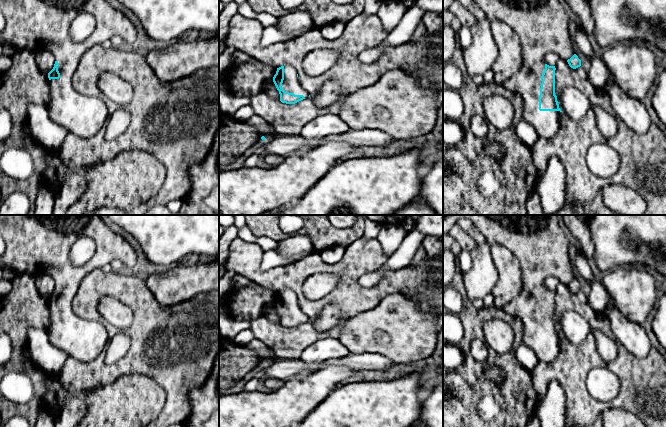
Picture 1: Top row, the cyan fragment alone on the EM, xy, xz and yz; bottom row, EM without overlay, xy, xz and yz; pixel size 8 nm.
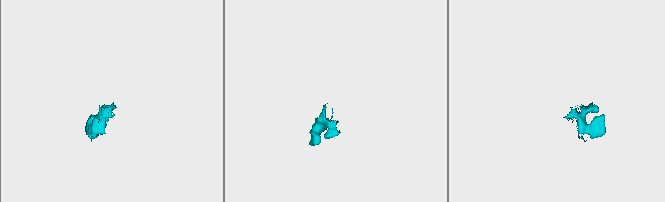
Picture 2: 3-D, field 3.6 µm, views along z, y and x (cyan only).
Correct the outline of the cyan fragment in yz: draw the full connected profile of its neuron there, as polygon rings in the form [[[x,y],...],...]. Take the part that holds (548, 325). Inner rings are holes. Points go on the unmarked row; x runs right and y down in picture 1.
[[[443,215],[443,234],[448,234],[462,218],[471,220],[485,237],[483,244],[476,245],[470,251],[472,268],[467,273],[463,273],[462,276],[467,297],[471,301],[483,298],[486,294],[492,293],[492,288],[497,283],[498,272],[491,255],[491,246],[501,245],[510,250],[520,262],[522,289],[516,298],[502,308],[510,316],[520,319],[523,324],[523,343],[535,352],[539,361],[551,363],[559,354],[560,337],[562,335],[555,319],[556,292],[544,287],[544,279],[548,276],[555,276],[565,283],[571,292],[576,293],[581,290],[581,284],[575,278],[576,271],[572,262],[572,246],[559,226],[558,215]]]

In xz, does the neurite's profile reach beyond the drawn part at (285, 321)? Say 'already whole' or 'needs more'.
needs more

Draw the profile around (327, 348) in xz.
[[[324,337],[306,347],[299,359],[308,366],[317,368],[327,360],[346,357],[349,354],[349,350],[340,339]]]

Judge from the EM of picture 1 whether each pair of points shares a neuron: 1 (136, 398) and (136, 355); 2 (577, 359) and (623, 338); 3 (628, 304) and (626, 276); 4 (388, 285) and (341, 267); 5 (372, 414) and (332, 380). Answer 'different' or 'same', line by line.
1: different
2: different
3: same
4: same
5: different

